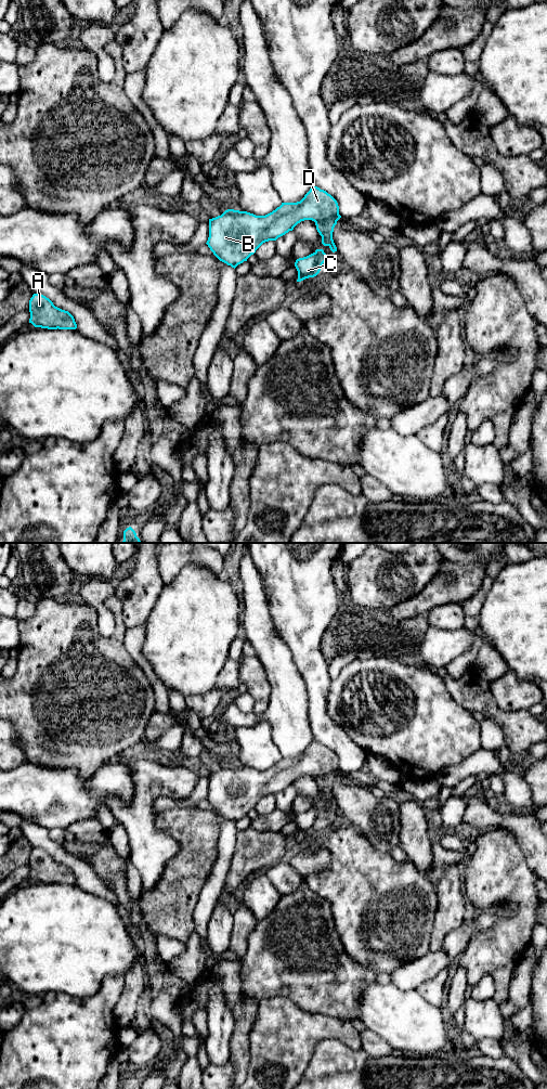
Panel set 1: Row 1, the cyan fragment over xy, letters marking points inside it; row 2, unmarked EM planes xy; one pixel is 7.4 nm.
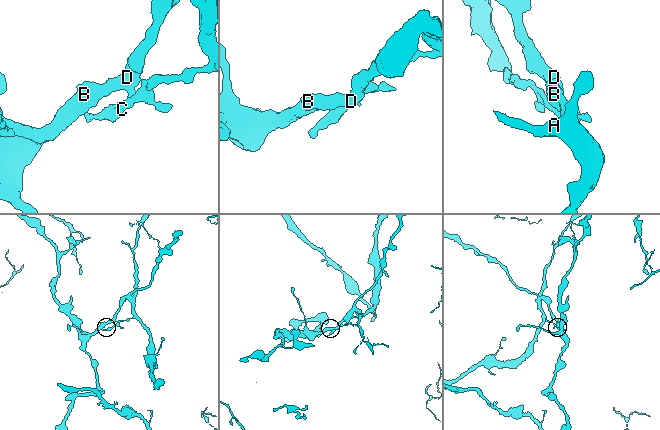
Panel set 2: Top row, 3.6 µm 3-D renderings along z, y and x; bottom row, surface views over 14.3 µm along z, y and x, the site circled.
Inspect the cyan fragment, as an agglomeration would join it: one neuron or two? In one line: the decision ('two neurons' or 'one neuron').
two neurons

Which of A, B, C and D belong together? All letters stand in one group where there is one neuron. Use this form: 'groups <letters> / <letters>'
groups A B D / C

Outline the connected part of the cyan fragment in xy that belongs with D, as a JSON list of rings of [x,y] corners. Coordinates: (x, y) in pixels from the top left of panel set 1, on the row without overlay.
[[[313,740],[300,756],[282,757],[265,770],[227,764],[221,770],[209,774],[206,799],[220,816],[235,824],[263,798],[276,795],[301,776],[312,775],[322,791],[322,799],[335,807],[337,802],[333,787],[340,773],[337,755]]]

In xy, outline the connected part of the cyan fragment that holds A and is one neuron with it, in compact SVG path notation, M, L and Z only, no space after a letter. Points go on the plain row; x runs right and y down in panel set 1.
M34 848L30 853L29 867L29 878L35 882L48 884L77 883L75 873L68 866L55 861L49 853L41 848Z

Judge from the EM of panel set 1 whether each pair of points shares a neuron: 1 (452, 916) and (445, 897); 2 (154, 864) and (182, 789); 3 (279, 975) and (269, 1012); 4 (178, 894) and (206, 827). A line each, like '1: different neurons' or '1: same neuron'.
1: same neuron
2: same neuron
3: different neurons
4: same neuron

